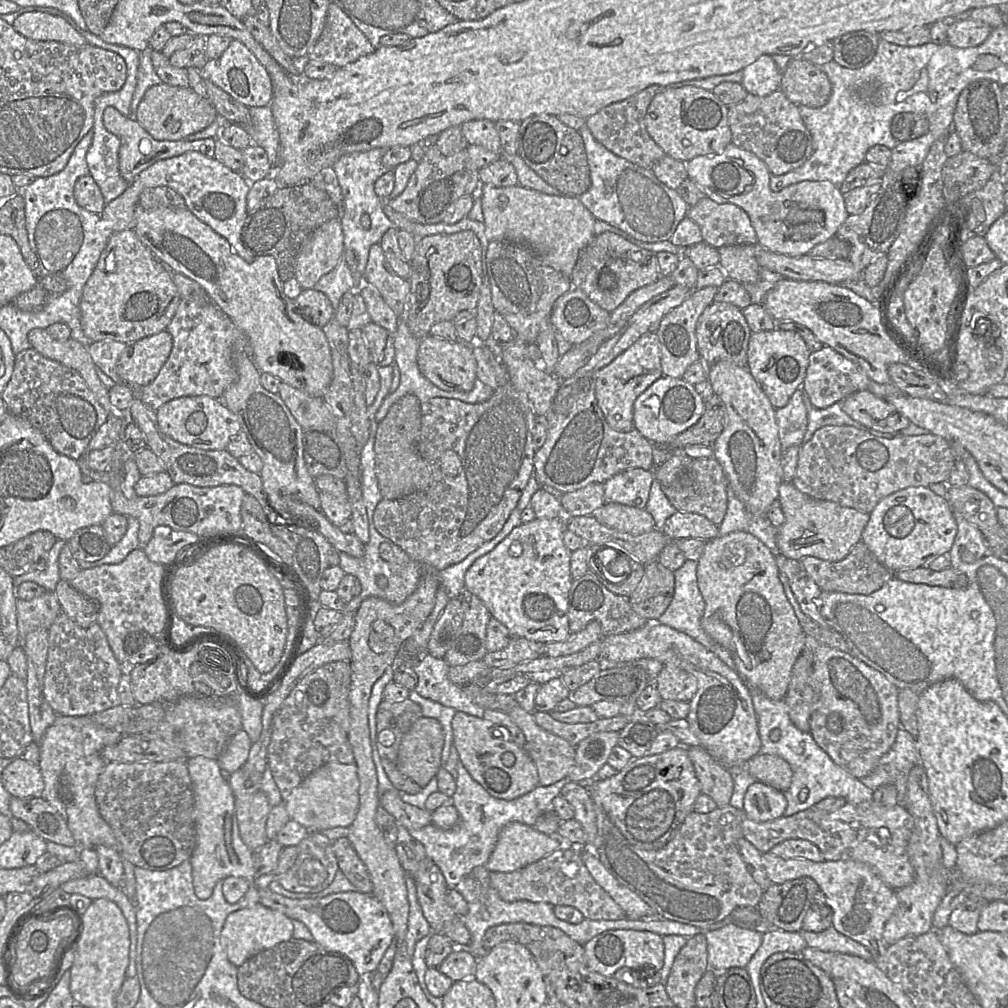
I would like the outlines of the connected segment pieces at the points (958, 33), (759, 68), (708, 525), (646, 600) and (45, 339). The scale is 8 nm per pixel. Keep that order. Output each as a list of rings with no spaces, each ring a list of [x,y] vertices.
[[[971,18],[949,21],[947,43],[958,48],[977,46],[986,40],[992,29],[986,23]]]
[[[761,55],[742,72],[741,84],[752,95],[767,96],[780,89],[782,72],[771,55]]]
[[[679,510],[665,521],[661,530],[670,540],[683,538],[710,540],[719,536],[719,525],[701,514]]]
[[[653,560],[645,565],[642,580],[628,599],[639,616],[657,620],[669,606],[674,588],[674,571]]]
[[[33,329],[28,333],[27,338],[31,348],[44,357],[76,370],[109,416],[118,413],[107,395],[109,390],[101,385],[97,377],[97,367],[93,363],[86,346],[72,338],[66,341],[58,341],[46,329]]]

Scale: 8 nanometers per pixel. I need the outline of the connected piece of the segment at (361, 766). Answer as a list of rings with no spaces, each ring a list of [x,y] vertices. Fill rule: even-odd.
[[[510,382],[494,389],[492,396],[480,403],[467,403],[458,399],[443,397],[430,398],[420,404],[420,430],[416,441],[418,454],[427,462],[432,471],[431,485],[421,491],[397,499],[385,499],[377,504],[373,521],[377,531],[401,547],[411,559],[422,567],[422,576],[416,590],[401,604],[392,604],[378,597],[368,597],[356,611],[355,626],[348,638],[351,649],[351,683],[349,692],[350,726],[348,741],[354,754],[359,779],[359,809],[353,823],[348,827],[347,839],[353,845],[359,858],[366,866],[373,884],[372,895],[387,910],[393,929],[394,940],[398,945],[405,942],[408,931],[409,901],[406,886],[406,872],[396,854],[394,845],[388,843],[376,823],[379,805],[378,778],[372,758],[368,705],[372,688],[385,670],[395,663],[395,658],[406,639],[423,624],[432,612],[436,593],[440,587],[439,573],[450,565],[464,560],[482,544],[492,540],[503,528],[511,512],[516,508],[530,477],[534,473],[533,435],[537,415],[531,408],[527,396]],[[447,450],[454,451],[460,459],[460,471],[456,476],[446,476],[440,470],[440,457]],[[376,621],[384,621],[393,627],[395,640],[384,653],[375,653],[369,645],[369,636]]]

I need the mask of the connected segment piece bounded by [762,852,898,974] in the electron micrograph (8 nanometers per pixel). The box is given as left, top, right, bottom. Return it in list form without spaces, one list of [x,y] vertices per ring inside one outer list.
[[[771,852],[762,854],[762,864],[773,884],[783,884],[786,881],[803,876],[808,876],[814,879],[818,884],[820,891],[825,895],[827,905],[832,910],[832,927],[841,934],[863,945],[870,952],[872,956],[871,961],[886,974],[887,969],[885,954],[889,945],[883,941],[882,933],[885,924],[897,908],[898,899],[896,891],[886,885],[869,865],[853,860],[823,860],[815,862],[808,859],[783,859]]]

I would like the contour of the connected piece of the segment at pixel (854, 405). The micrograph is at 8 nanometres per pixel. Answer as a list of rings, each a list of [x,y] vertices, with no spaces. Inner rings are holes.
[[[869,390],[855,392],[837,403],[841,403],[842,410],[853,420],[881,432],[898,432],[911,423],[894,406]]]

